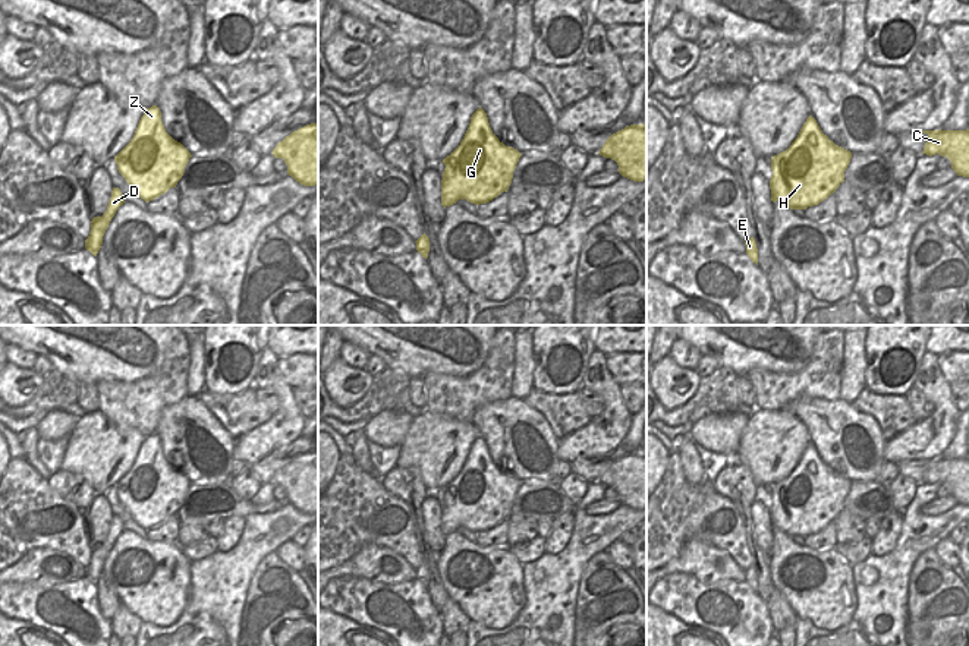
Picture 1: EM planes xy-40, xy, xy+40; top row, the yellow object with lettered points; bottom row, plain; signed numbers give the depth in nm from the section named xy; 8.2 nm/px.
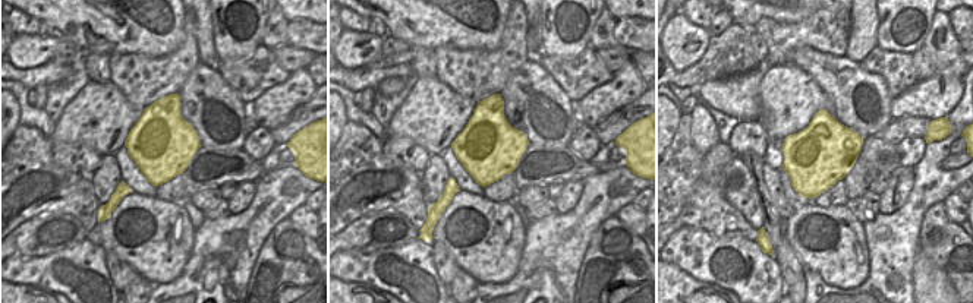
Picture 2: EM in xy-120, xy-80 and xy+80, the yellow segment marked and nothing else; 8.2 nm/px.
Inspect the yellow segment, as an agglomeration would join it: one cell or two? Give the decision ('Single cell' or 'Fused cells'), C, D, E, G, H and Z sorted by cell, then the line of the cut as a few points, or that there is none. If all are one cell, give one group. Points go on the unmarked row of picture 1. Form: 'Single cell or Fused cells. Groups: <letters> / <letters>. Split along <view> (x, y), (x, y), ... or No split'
Single cell. Groups: C D E G H Z. No split

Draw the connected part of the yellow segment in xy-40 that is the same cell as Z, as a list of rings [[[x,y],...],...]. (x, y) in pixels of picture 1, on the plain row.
[[[157,434],[145,438],[130,470],[114,485],[132,519],[150,530],[176,516],[191,480],[164,457]]]

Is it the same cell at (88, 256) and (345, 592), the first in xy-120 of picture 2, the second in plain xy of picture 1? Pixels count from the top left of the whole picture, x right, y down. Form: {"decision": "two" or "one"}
{"decision": "one"}

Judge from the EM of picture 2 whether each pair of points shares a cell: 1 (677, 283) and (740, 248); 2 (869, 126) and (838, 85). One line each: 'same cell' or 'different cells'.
1: different cells
2: same cell

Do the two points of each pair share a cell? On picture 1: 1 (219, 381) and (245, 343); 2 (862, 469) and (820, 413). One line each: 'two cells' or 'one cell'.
1: one cell
2: one cell

